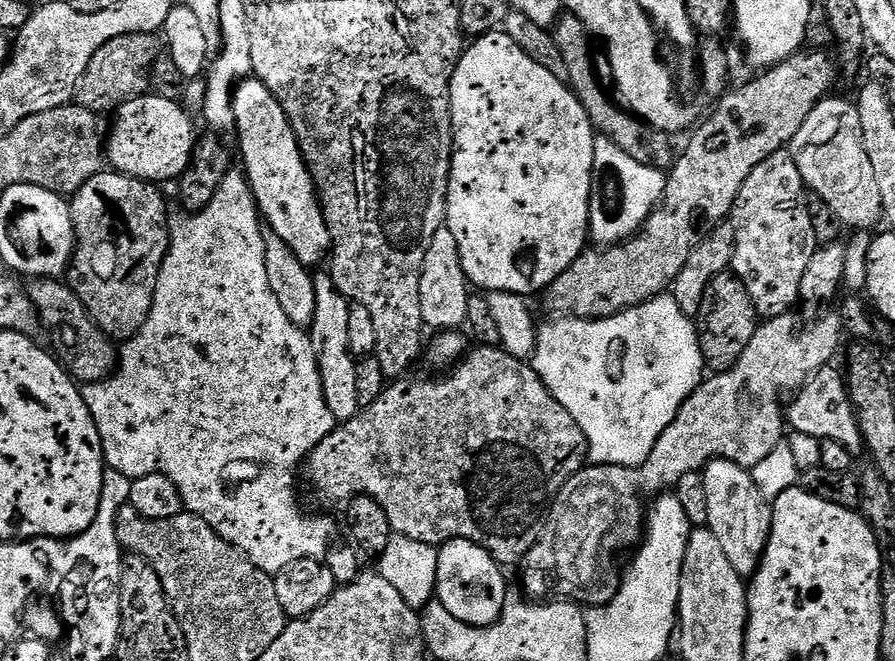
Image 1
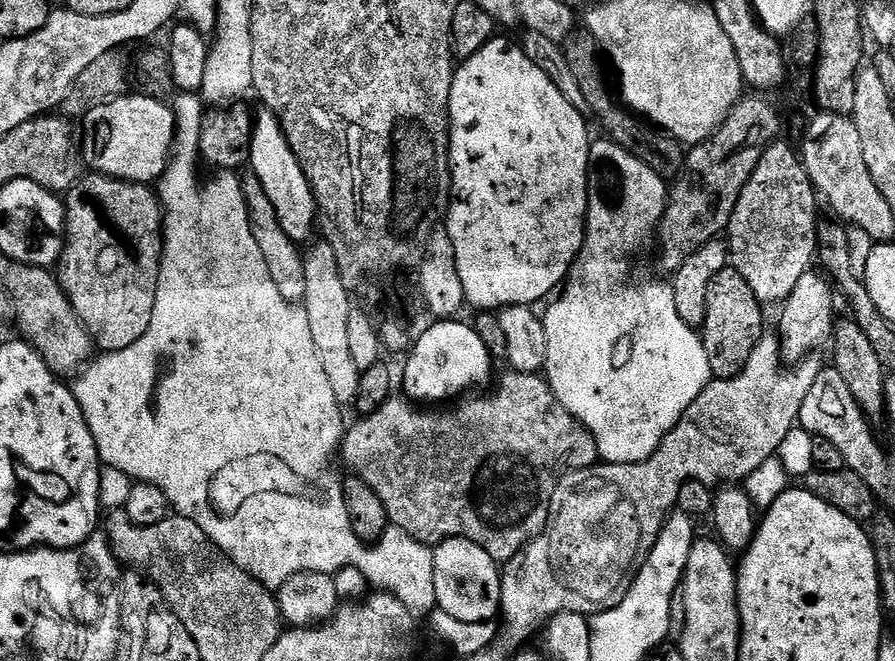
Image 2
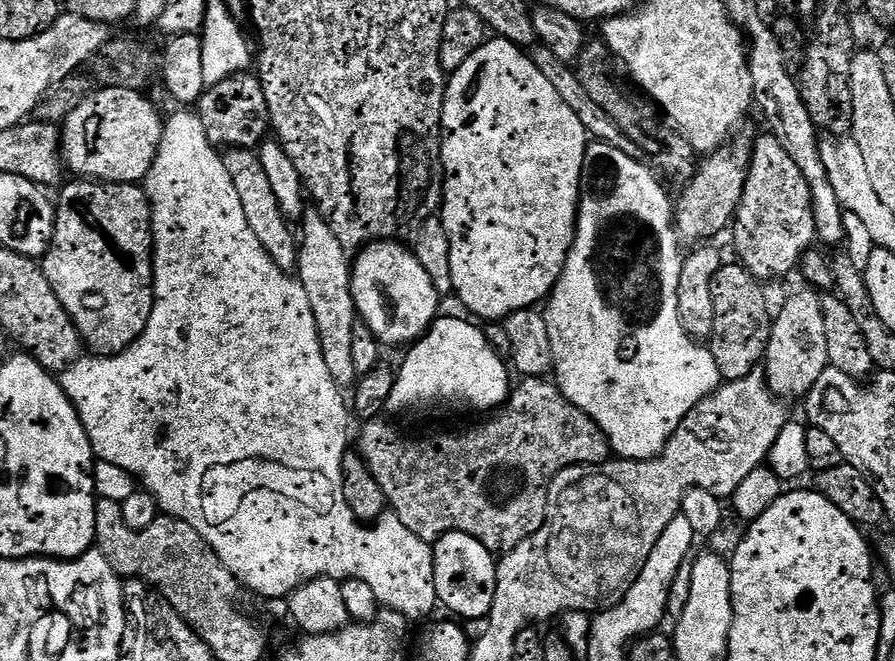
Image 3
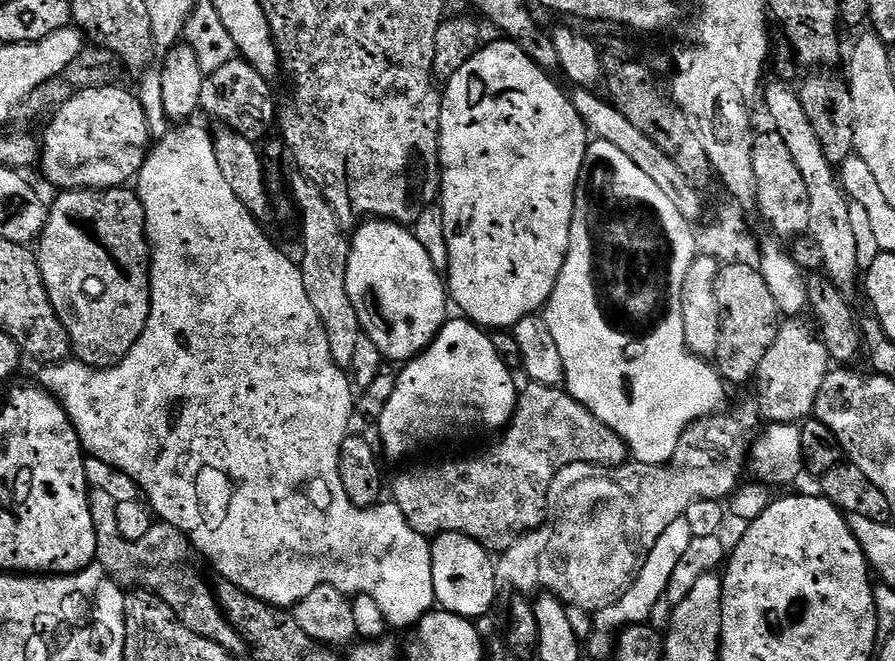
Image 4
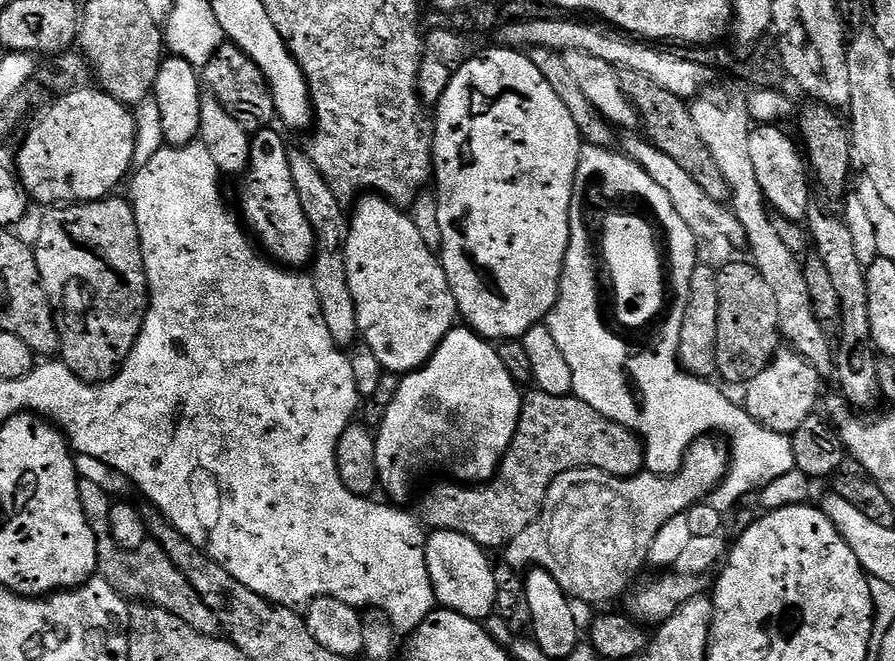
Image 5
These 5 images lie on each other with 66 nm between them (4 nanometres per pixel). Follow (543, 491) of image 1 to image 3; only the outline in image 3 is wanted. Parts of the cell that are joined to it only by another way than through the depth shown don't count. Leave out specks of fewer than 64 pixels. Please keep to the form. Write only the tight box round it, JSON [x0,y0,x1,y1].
[359,378,610,554]

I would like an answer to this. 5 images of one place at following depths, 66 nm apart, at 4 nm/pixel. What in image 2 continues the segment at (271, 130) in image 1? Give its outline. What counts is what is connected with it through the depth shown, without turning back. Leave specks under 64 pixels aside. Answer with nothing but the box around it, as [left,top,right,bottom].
[250,110,318,241]

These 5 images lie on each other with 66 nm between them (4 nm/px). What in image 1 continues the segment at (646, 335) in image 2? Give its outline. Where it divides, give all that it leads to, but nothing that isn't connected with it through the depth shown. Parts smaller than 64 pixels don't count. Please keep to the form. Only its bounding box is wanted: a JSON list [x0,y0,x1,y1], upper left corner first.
[530,138,706,468]

